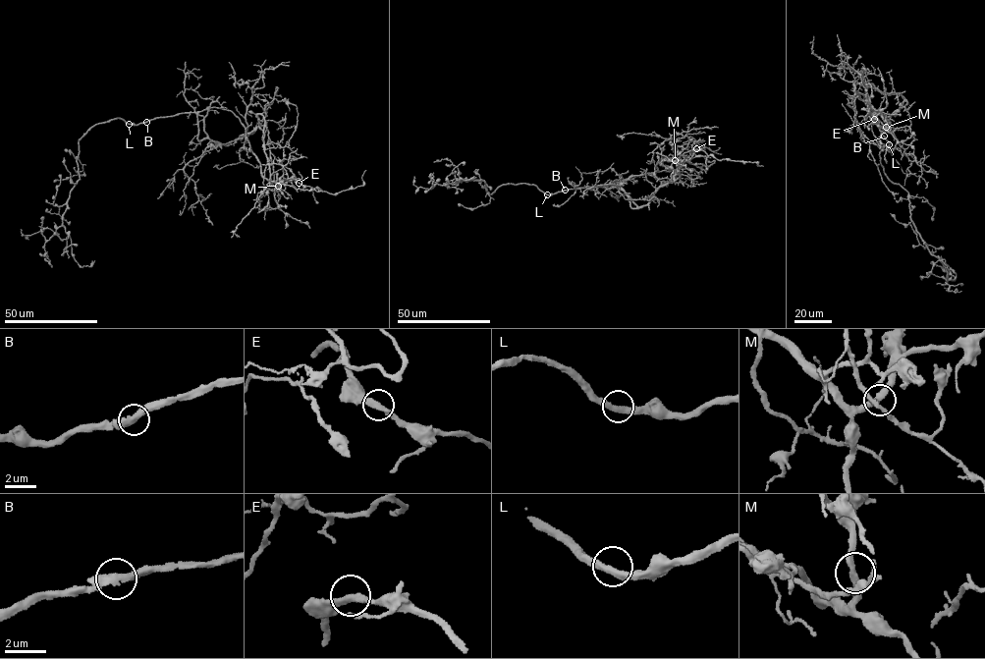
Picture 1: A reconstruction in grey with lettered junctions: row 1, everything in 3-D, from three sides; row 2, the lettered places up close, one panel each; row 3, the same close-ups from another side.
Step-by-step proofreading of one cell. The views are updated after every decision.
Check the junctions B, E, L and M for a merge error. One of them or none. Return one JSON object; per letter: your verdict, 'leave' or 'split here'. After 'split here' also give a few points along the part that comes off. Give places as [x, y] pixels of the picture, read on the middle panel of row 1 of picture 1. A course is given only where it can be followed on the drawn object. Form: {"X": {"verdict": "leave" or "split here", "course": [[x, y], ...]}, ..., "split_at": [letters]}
{"B": {"verdict": "leave"}, "E": {"verdict": "leave"}, "L": {"verdict": "leave"}, "M": {"verdict": "leave"}, "split_at": []}

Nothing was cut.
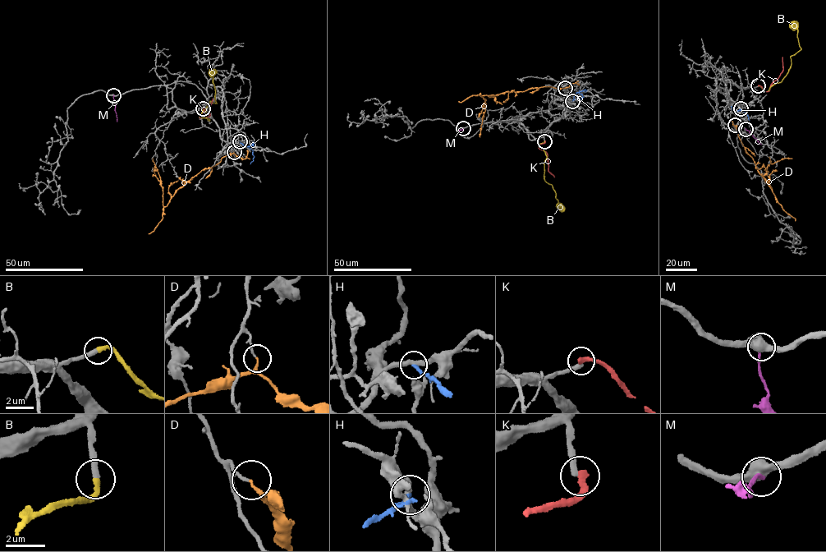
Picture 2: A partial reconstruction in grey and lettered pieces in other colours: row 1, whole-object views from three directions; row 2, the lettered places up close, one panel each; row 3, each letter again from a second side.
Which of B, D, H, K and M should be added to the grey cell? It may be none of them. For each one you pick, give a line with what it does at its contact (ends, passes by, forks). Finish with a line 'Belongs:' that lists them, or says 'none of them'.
B: It ends there
Belongs: B

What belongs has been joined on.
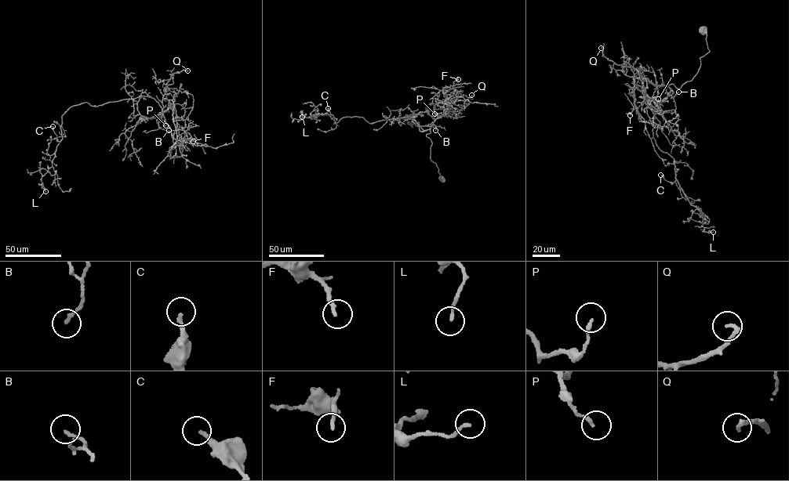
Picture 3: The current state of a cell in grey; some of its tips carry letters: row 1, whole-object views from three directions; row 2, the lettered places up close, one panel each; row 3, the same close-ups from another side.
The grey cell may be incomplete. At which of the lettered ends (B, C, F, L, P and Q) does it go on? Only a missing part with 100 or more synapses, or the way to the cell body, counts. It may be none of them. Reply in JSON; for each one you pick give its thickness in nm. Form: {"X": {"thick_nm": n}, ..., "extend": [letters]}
{"extend": []}

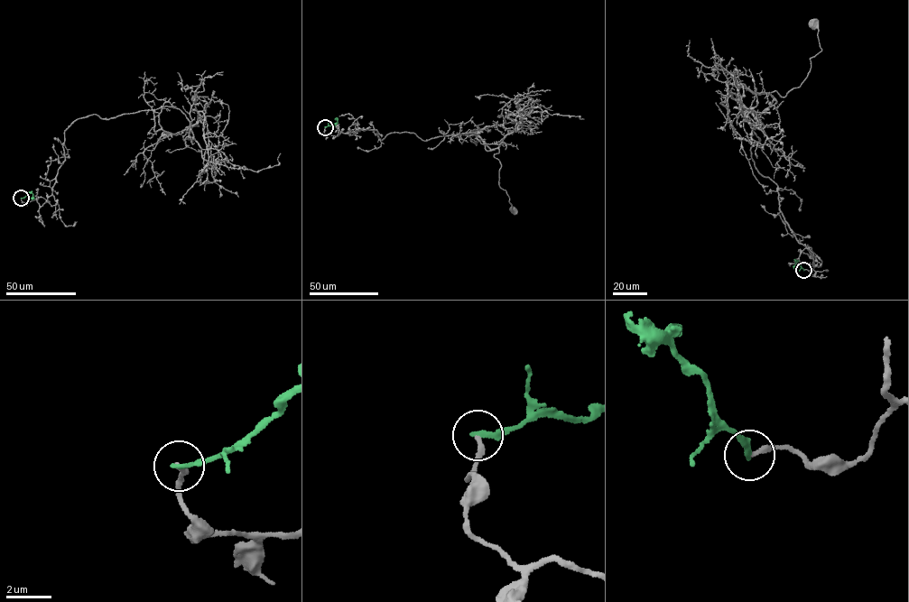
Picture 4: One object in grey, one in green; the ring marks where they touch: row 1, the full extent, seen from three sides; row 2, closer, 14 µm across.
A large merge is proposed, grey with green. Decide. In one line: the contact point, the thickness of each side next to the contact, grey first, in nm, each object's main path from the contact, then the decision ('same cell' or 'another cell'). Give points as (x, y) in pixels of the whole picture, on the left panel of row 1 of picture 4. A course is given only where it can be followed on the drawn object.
at (21, 198); 240 nm thick on the grey side, 220 nm on the other; grey runs (21, 198), (51, 195), (78, 119), (151, 110), (192, 142), (195, 98); green runs (21, 198), (31, 192), (33, 198), (31, 199); another cell

